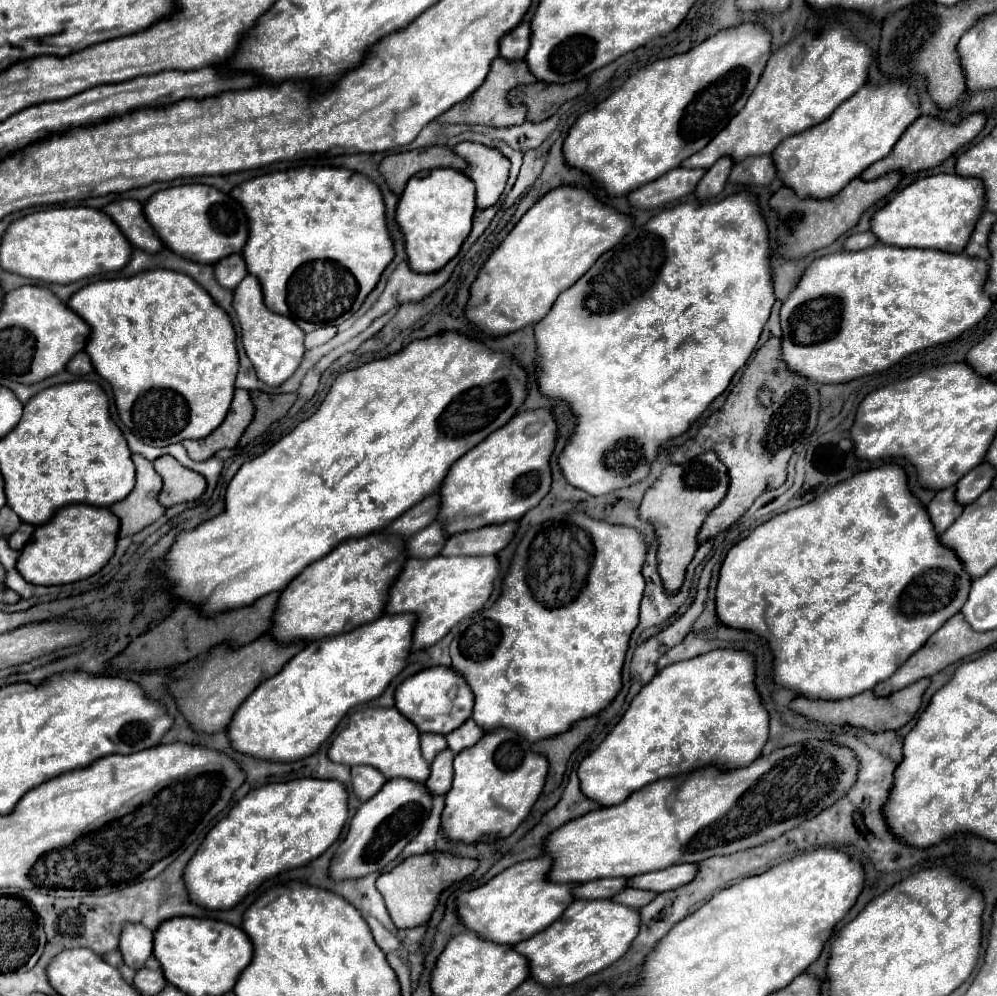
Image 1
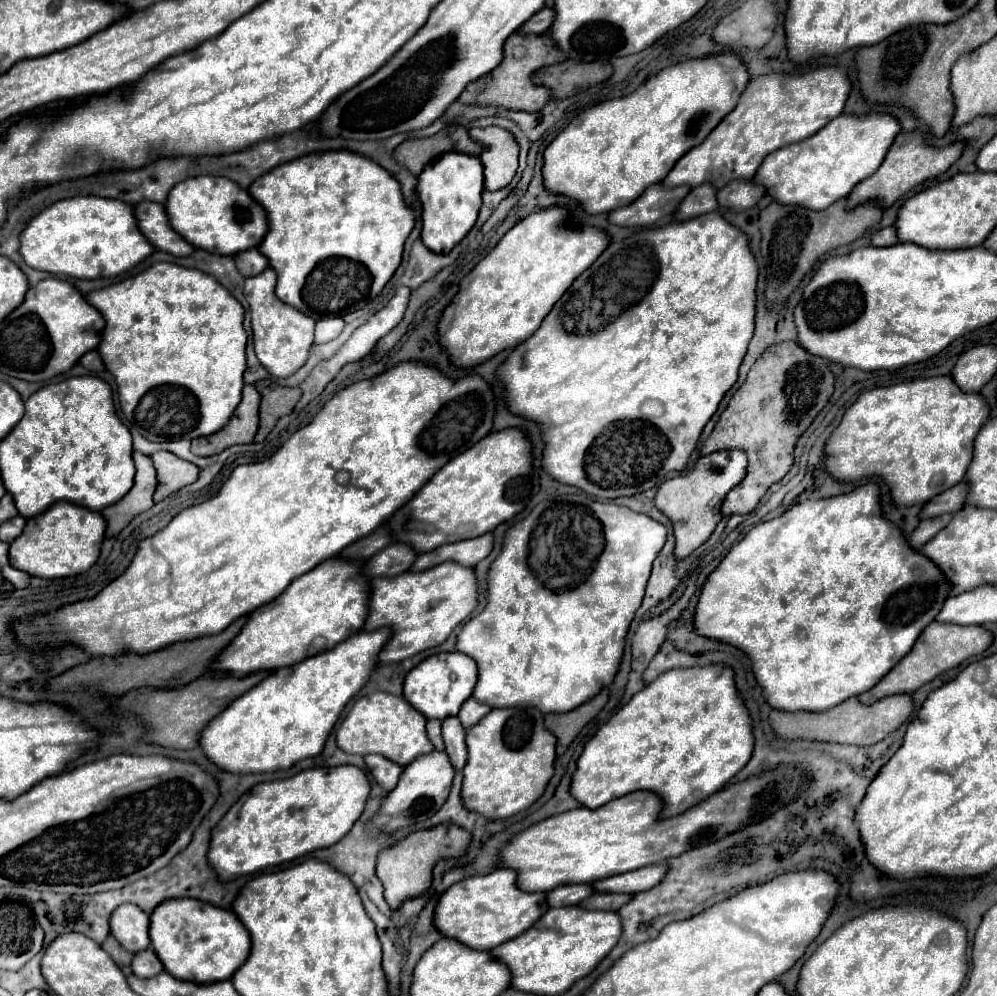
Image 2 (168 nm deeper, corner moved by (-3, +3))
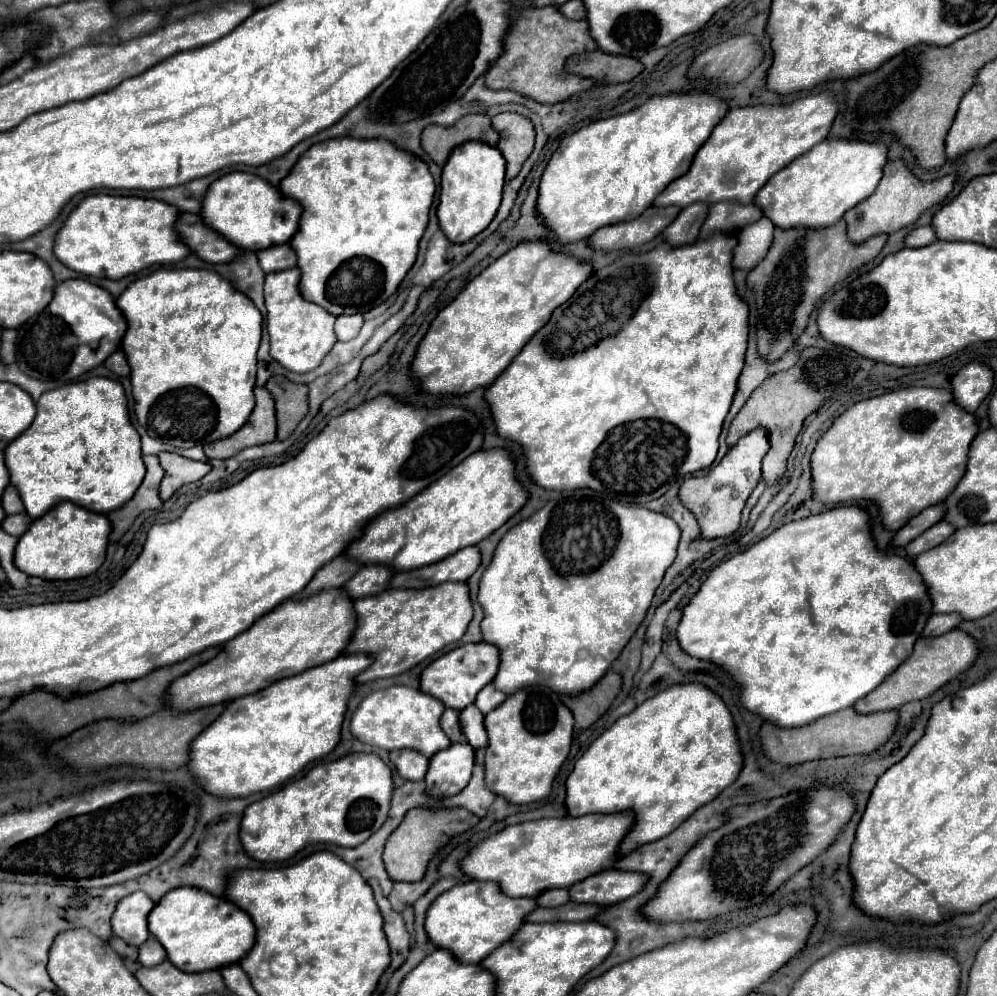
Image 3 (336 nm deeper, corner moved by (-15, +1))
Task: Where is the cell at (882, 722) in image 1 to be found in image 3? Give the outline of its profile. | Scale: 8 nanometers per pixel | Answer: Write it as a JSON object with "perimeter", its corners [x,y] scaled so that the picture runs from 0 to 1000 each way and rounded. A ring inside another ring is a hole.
{"perimeter":[[[855,711],[843,713],[841,717],[826,719],[812,729],[798,731],[798,733],[778,733],[778,729],[766,727],[762,733],[764,751],[770,763],[794,769],[808,763],[820,763],[820,761],[835,761],[839,757],[863,757],[863,755],[875,755],[881,749],[893,741],[897,735],[901,717],[899,715],[879,715],[879,717],[859,717]]]}

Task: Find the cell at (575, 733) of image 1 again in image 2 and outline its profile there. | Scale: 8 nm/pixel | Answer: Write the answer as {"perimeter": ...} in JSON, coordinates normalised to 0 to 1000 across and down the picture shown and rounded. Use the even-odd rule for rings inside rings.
{"perimeter":[[[606,691],[600,699],[596,699],[592,705],[584,707],[582,711],[570,715],[570,717],[550,717],[548,719],[548,733],[554,735],[560,743],[560,759],[564,759],[574,743],[580,739],[580,735],[598,721],[598,717],[608,709],[610,705],[610,693]]]}

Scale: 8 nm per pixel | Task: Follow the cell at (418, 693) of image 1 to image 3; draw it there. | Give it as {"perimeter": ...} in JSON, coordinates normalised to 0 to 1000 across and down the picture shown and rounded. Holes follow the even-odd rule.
{"perimeter":[[[479,645],[479,647],[465,647],[459,649],[447,657],[443,657],[441,661],[437,661],[425,675],[423,675],[423,683],[421,683],[421,691],[423,695],[443,703],[449,711],[457,711],[463,713],[469,707],[475,705],[477,697],[495,683],[497,675],[502,669],[502,653],[495,647],[489,645]]]}

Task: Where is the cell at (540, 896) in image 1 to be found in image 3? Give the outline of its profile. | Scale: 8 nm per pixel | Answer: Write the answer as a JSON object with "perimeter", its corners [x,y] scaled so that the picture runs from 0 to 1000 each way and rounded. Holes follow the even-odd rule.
{"perimeter":[[[465,886],[443,896],[429,912],[425,934],[429,944],[443,954],[455,958],[457,964],[481,968],[485,958],[491,958],[518,930],[524,930],[526,920],[538,912],[536,902],[512,902],[502,896],[495,886]]]}

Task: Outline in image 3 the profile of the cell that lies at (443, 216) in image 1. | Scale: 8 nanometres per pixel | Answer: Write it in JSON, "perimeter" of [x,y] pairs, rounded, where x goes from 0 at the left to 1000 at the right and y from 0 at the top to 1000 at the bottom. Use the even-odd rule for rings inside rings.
{"perimeter":[[[465,143],[457,147],[451,155],[441,183],[441,205],[439,205],[439,221],[441,229],[453,239],[453,243],[467,243],[483,233],[495,219],[506,187],[508,161],[499,149],[489,147],[485,143]]]}

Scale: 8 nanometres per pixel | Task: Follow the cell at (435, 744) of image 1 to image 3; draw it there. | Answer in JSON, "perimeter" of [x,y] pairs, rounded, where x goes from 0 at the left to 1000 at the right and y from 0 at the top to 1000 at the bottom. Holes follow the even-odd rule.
{"perimeter":[[[447,711],[445,717],[443,717],[441,727],[443,727],[443,733],[447,735],[447,739],[449,739],[453,745],[467,745],[467,739],[465,739],[465,735],[463,735],[463,731],[461,731],[459,719],[461,719],[459,713]]]}

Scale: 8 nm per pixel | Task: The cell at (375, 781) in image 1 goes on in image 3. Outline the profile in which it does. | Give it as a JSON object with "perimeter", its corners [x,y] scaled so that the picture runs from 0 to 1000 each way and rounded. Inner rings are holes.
{"perimeter":[[[393,753],[391,755],[391,763],[397,769],[399,777],[407,783],[425,783],[427,775],[429,775],[429,761],[425,757],[421,757],[419,753]]]}

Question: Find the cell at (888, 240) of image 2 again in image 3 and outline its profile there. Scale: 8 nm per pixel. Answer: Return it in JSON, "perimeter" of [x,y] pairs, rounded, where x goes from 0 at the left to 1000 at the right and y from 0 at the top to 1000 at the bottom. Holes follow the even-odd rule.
{"perimeter":[[[927,227],[927,229],[919,229],[911,235],[909,239],[909,247],[913,249],[925,249],[925,247],[931,247],[935,243],[939,243],[939,233],[935,227]]]}

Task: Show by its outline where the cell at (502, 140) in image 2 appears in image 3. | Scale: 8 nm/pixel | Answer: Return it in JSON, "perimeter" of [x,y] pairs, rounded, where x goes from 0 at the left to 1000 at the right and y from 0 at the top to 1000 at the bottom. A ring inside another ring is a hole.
{"perimeter":[[[516,112],[495,116],[493,124],[502,135],[499,151],[508,159],[508,181],[514,181],[536,151],[536,127],[532,118]]]}

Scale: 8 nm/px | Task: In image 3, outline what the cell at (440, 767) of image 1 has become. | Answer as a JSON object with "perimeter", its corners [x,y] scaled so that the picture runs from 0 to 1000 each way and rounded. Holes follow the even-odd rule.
{"perimeter":[[[475,707],[461,713],[461,727],[463,727],[463,733],[469,741],[469,747],[475,753],[489,749],[489,737],[485,731],[485,717]]]}

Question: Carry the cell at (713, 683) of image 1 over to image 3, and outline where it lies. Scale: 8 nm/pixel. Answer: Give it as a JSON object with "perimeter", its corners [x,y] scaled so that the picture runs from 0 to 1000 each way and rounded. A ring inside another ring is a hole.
{"perimeter":[[[678,687],[650,701],[602,737],[568,783],[570,819],[634,813],[638,825],[622,845],[622,859],[670,839],[686,821],[714,805],[742,777],[744,757],[726,705],[704,687]]]}

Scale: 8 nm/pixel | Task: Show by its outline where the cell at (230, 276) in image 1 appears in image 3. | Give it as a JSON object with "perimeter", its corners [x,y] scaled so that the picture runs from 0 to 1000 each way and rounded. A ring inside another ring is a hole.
{"perimeter":[[[291,245],[271,247],[271,249],[259,253],[259,261],[261,261],[261,267],[267,275],[279,273],[279,271],[287,271],[287,269],[297,267],[297,253],[293,251]]]}

